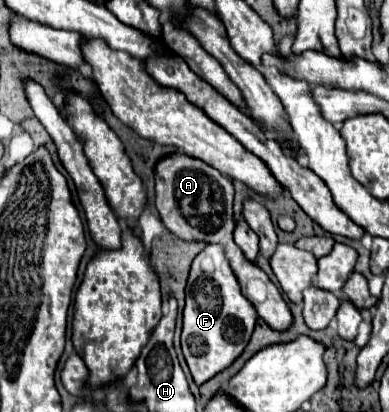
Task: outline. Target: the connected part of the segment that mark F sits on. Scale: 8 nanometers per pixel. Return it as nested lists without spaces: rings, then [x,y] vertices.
[[[206,244],[206,248],[194,258],[190,266],[182,328],[182,352],[198,386],[226,370],[244,352],[254,332],[256,320],[258,314],[252,302],[248,302],[240,292],[240,284],[222,246]]]

